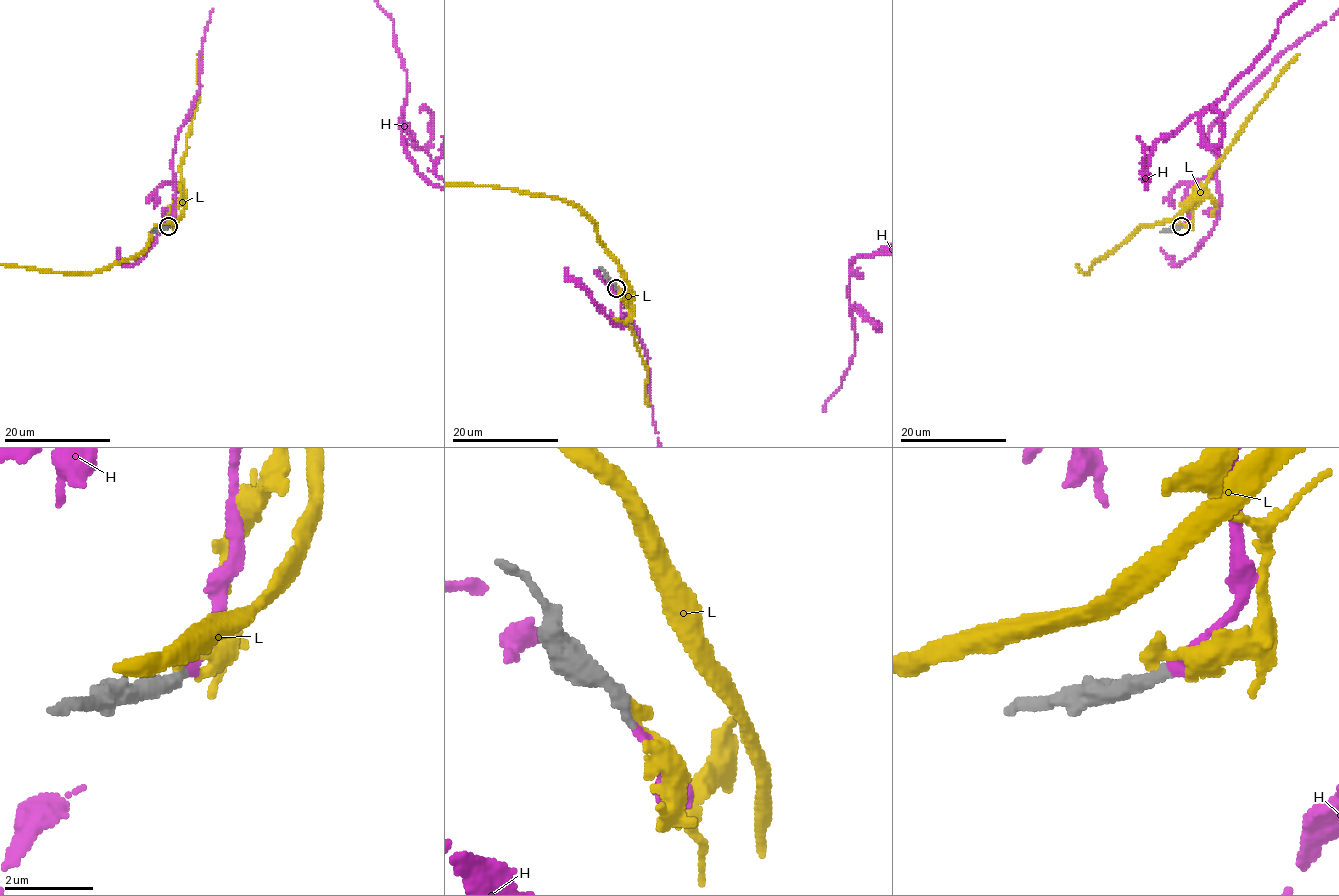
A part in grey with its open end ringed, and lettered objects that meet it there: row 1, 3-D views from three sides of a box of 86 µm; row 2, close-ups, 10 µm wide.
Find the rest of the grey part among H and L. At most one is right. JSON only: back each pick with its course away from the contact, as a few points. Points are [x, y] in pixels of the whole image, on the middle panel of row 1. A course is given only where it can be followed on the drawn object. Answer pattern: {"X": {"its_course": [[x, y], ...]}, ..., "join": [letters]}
{"join": ["H"]}

